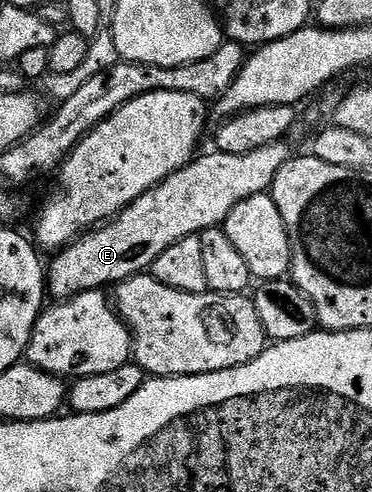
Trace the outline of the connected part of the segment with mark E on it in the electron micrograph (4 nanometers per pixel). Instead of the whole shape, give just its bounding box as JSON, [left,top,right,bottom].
[47,142,291,301]

